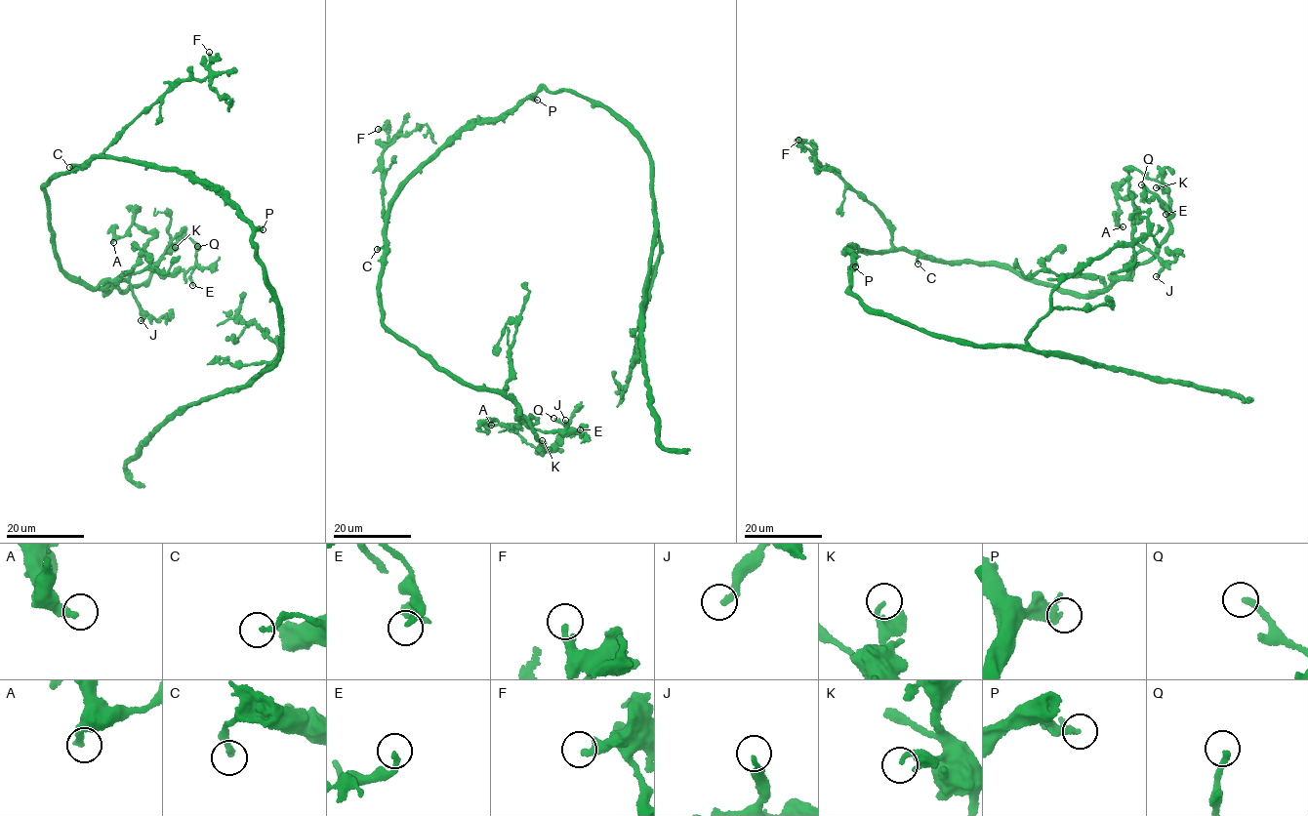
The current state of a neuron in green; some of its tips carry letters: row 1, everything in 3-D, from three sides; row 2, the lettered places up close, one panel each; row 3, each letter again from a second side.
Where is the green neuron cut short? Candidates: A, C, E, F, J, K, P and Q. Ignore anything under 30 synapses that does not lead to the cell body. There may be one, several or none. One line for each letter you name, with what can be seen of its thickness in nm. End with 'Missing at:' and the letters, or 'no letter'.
Missing at: no letter

